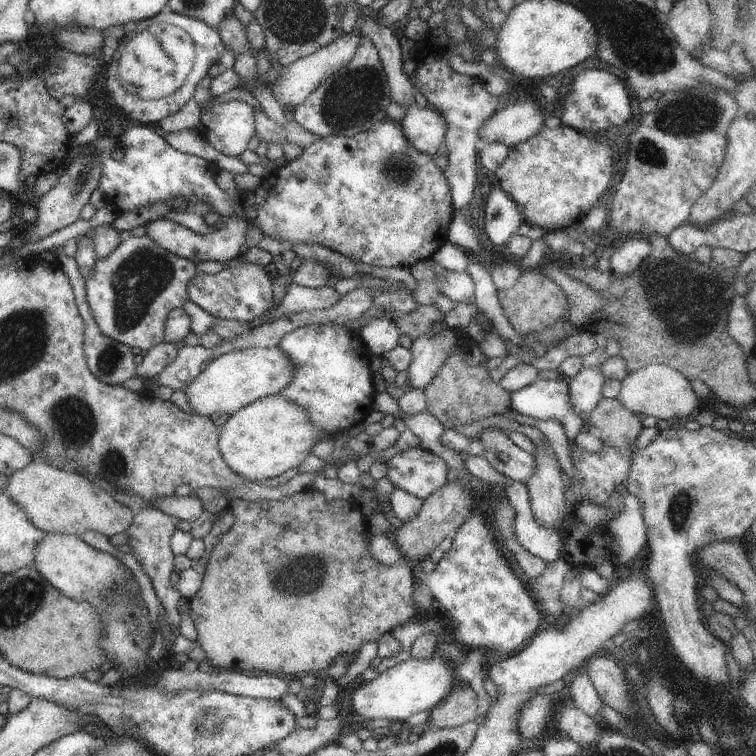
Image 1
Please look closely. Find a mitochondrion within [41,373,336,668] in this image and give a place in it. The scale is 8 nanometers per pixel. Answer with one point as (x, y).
(74, 420)

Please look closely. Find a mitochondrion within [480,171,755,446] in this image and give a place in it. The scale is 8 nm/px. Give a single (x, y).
(691, 304)

